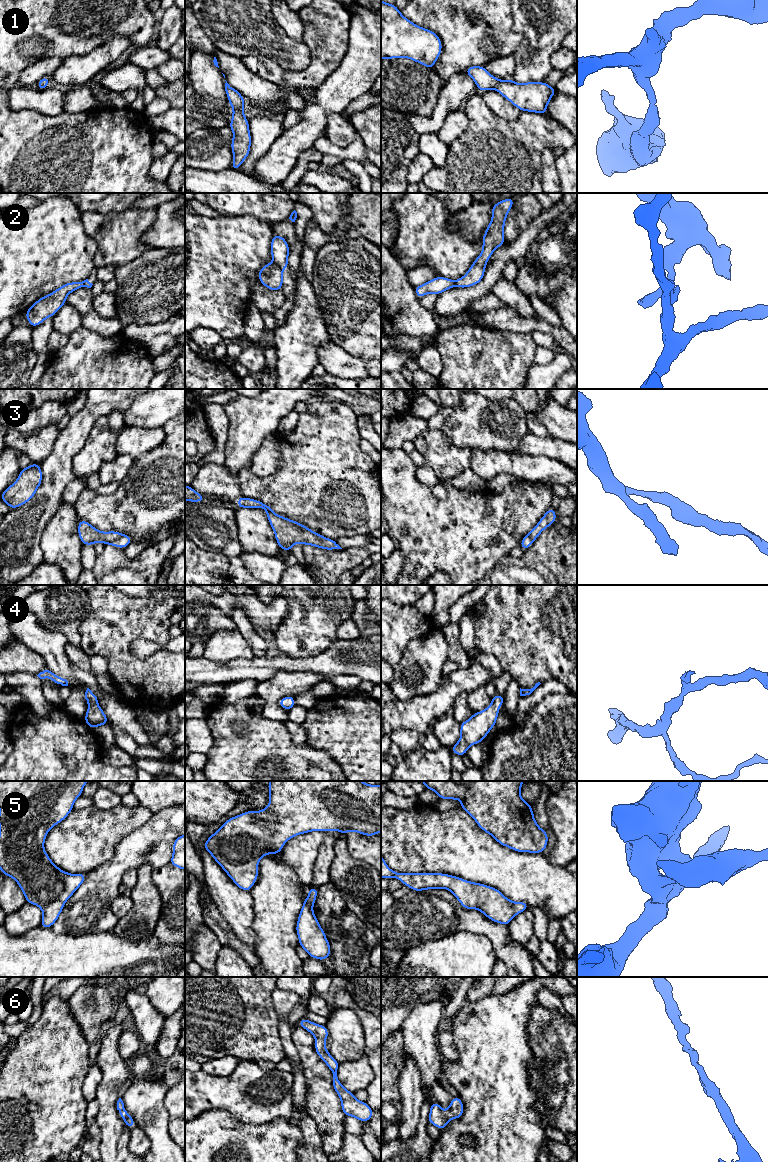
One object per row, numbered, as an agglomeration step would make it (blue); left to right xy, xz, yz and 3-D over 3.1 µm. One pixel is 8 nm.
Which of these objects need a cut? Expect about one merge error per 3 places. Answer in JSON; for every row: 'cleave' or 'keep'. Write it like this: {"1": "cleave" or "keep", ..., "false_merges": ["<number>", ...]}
{"1": "keep", "2": "cleave", "3": "keep", "4": "keep", "5": "keep", "6": "keep", "false_merges": ["2"]}

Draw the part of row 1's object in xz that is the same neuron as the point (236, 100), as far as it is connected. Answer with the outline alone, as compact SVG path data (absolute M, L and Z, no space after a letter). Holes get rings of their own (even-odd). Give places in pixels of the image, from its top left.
M227 81L225 83L225 91L230 106L233 108L232 120L228 125L234 134L231 141L233 153L231 169L238 170L250 153L251 134L249 131L249 121L243 113L245 103L244 97L230 86Z

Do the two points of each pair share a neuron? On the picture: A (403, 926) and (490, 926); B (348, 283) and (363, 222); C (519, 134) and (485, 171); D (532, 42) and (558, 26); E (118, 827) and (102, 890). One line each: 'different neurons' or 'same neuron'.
A: same neuron
B: different neurons
C: same neuron
D: same neuron
E: different neurons

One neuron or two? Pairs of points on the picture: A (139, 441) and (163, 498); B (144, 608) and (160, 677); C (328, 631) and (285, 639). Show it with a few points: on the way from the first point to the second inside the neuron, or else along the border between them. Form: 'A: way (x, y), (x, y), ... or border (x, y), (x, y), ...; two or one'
A: border (164, 439), (158, 445), (133, 459); two
B: way (153, 625), (161, 636), (160, 660); one
C: way (317, 631), (305, 631), (296, 635); one

